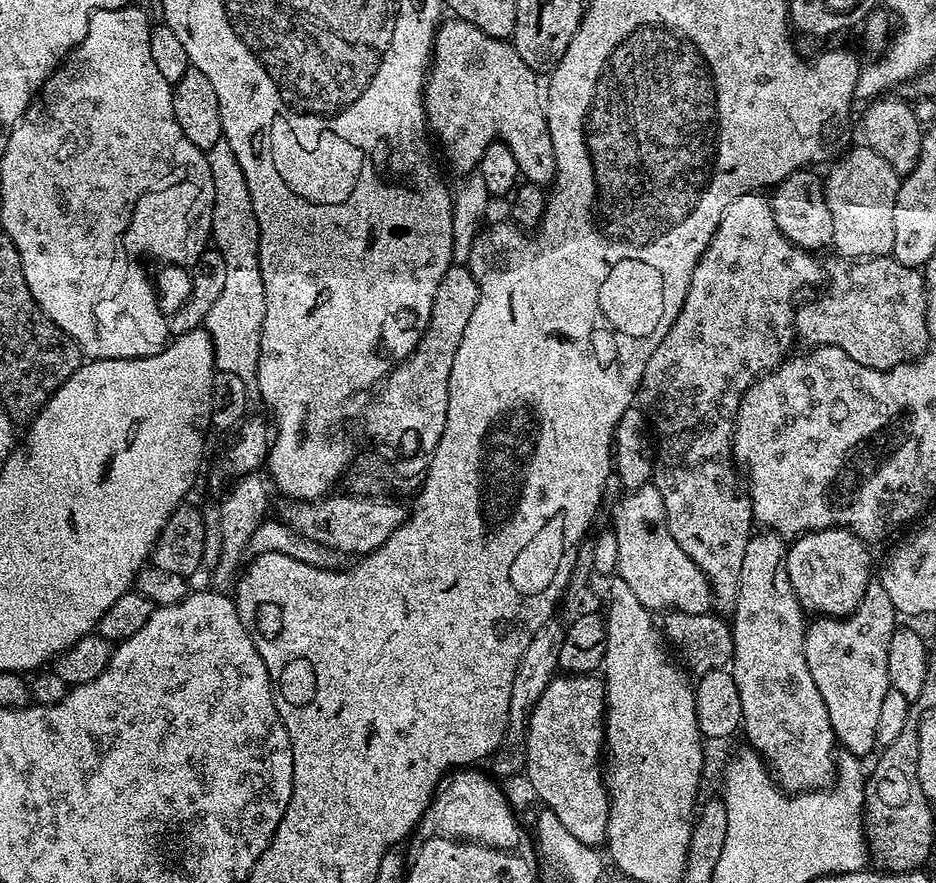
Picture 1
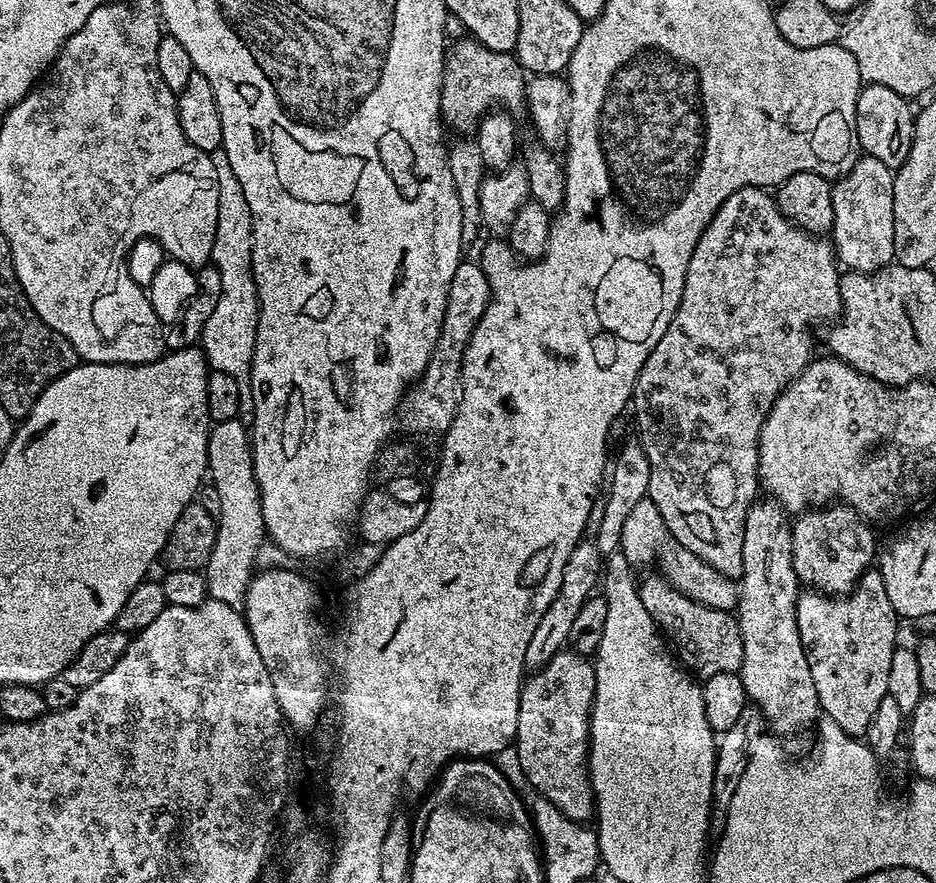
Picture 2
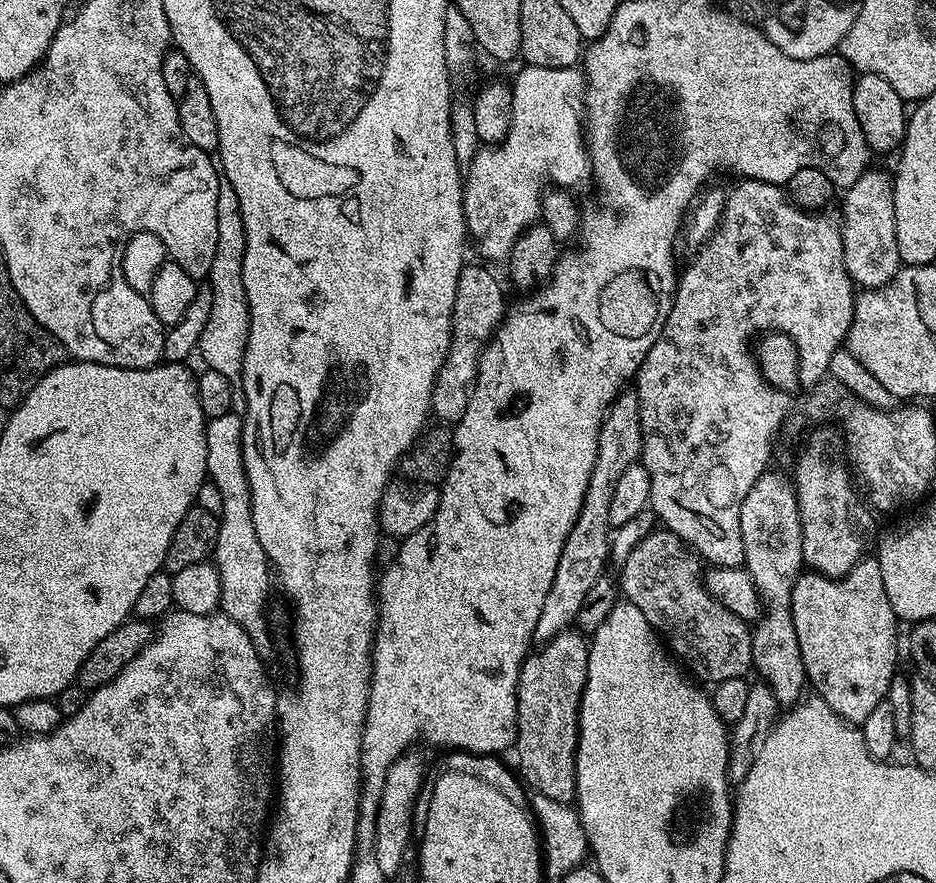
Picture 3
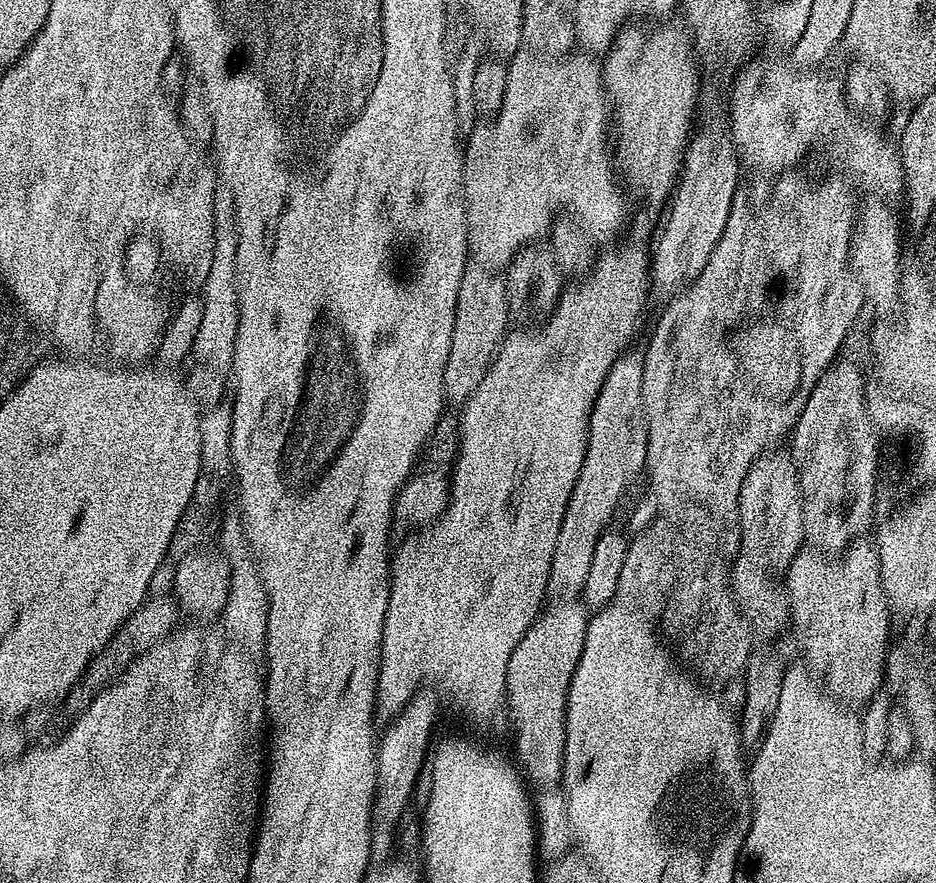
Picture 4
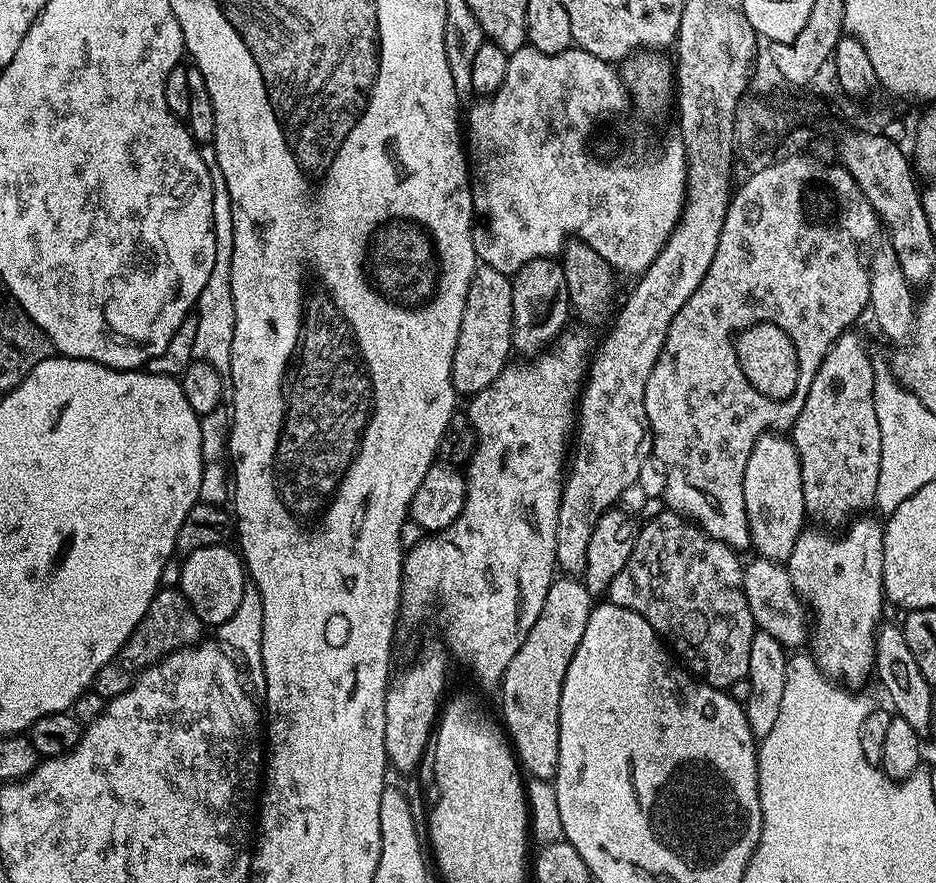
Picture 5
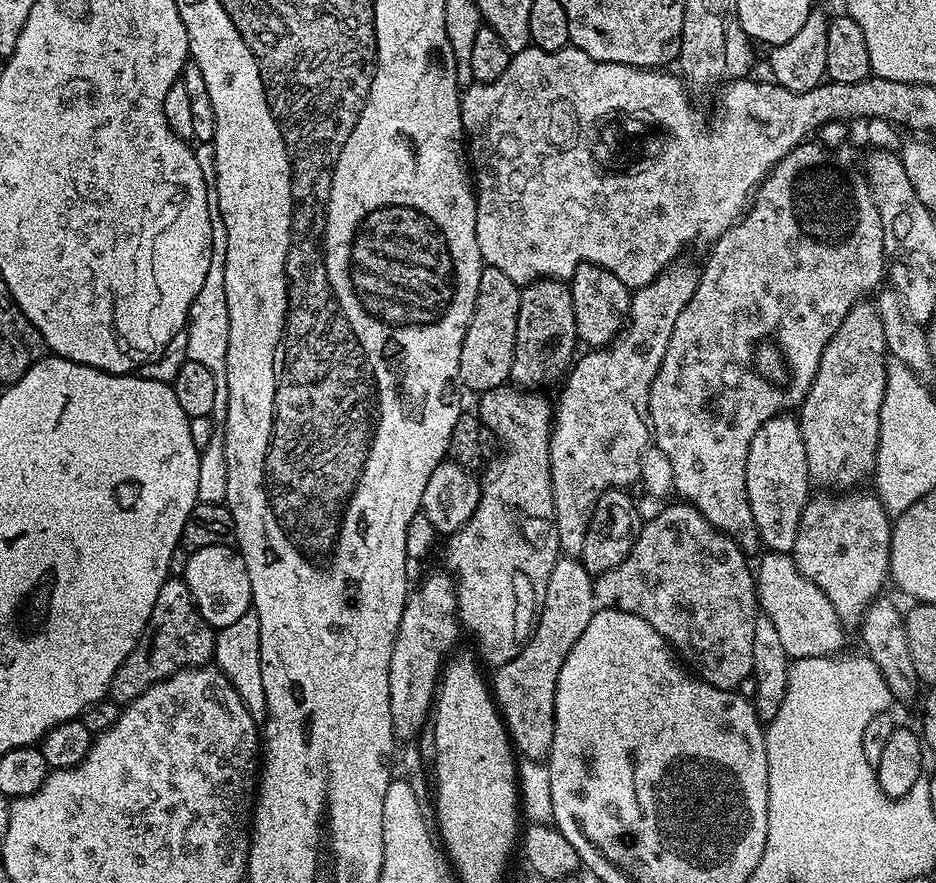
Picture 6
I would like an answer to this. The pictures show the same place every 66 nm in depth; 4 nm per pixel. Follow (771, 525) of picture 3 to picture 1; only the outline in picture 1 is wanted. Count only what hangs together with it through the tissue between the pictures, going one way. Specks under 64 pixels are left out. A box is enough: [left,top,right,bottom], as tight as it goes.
[730,530,838,794]

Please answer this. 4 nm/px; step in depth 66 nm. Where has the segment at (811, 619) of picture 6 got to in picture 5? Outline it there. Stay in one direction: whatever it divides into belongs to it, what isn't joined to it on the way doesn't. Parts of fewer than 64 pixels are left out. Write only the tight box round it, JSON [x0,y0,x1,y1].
[744,556,810,650]

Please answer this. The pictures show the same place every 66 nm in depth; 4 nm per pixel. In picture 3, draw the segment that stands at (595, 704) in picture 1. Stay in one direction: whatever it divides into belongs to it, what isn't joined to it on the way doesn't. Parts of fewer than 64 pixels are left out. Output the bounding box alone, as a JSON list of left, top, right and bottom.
[514,631,589,805]

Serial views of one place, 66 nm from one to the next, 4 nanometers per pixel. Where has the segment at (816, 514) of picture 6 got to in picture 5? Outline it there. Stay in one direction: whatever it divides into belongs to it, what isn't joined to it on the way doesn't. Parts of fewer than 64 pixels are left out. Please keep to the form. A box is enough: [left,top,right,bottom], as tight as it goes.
[786,518,886,690]

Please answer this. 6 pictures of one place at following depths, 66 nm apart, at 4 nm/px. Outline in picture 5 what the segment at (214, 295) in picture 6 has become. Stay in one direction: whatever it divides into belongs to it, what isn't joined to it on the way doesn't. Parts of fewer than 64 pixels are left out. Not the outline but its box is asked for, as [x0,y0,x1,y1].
[194,170,234,374]

